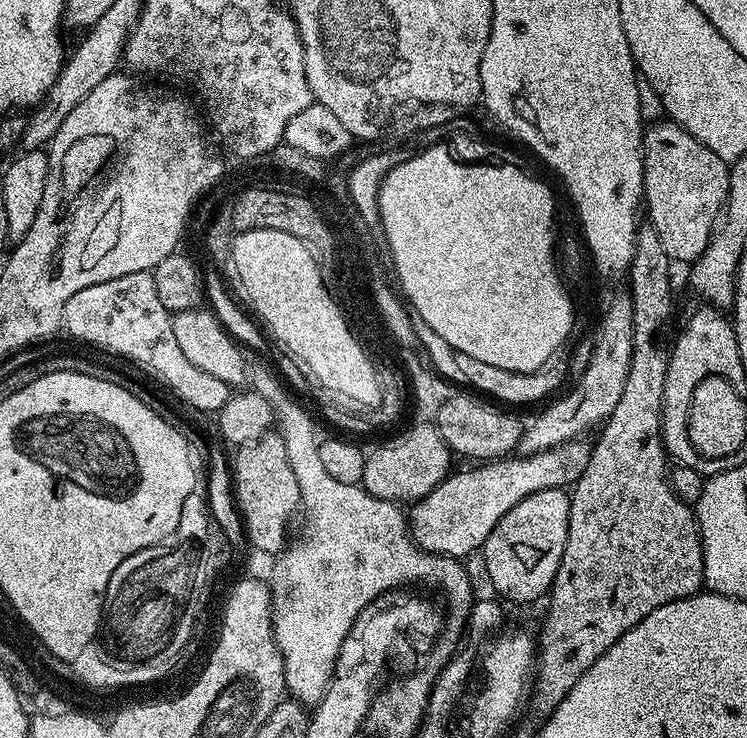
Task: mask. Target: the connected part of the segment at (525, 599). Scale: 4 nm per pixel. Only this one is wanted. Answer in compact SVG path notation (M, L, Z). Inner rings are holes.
M562 488L538 490L538 494L522 498L522 502L518 502L518 506L514 506L514 510L510 510L494 530L490 530L482 557L484 572L497 597L513 600L516 604L532 604L539 596L540 599L547 597L566 546L570 518L568 497L569 493Z

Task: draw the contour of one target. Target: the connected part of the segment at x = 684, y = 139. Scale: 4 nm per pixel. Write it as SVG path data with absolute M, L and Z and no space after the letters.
M656 122L644 129L644 199L647 219L658 230L662 250L677 265L691 265L706 250L728 203L729 161L718 158L689 132L671 122Z

